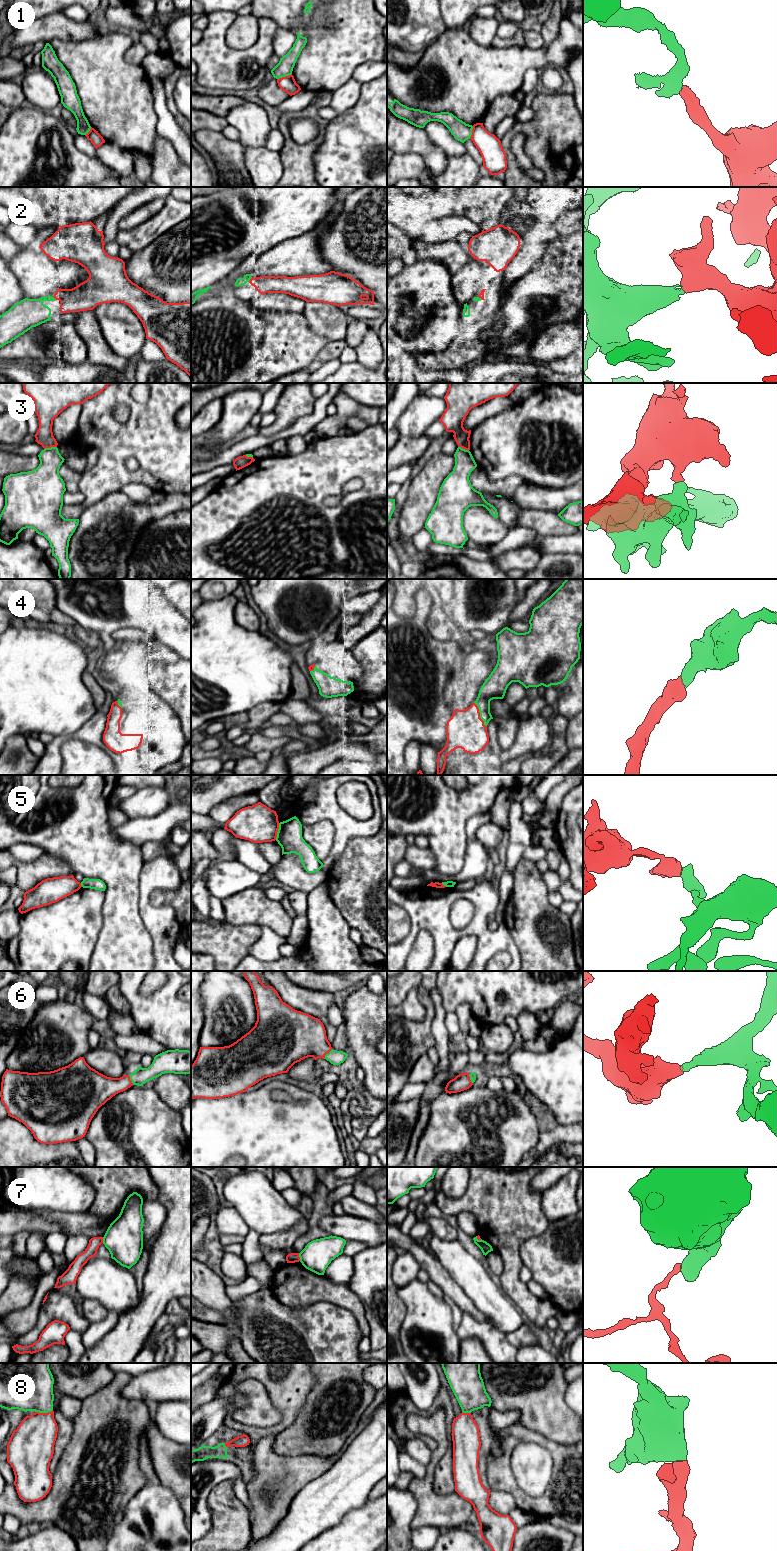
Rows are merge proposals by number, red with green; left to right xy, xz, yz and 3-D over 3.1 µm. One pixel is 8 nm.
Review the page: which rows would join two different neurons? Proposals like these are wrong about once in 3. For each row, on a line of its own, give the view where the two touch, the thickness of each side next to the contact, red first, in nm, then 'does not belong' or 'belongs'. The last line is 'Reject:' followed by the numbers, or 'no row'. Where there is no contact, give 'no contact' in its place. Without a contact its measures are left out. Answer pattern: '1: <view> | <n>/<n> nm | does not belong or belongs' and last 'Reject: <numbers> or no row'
1: xz | 130/130 nm | does not belong
2: xz | 140/60 nm | belongs
3: xy | 140/220 nm | does not belong
4: yz | 300/180 nm | belongs
5: xz | 300/200 nm | does not belong
6: xz | 360/120 nm | belongs
7: xz | 80/240 nm | does not belong
8: xy | 340/400 nm | belongs
Reject: 1, 3, 5, 7

